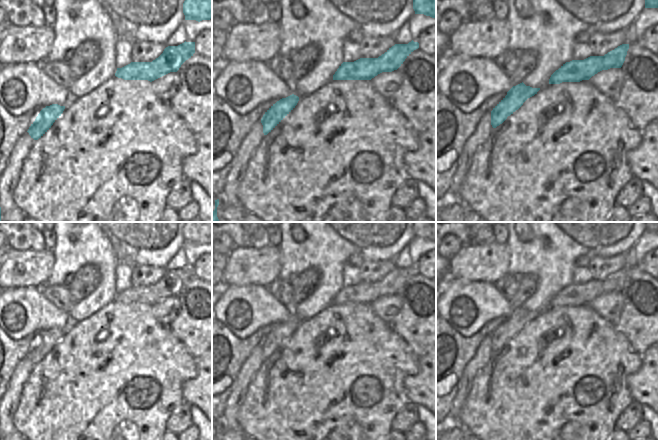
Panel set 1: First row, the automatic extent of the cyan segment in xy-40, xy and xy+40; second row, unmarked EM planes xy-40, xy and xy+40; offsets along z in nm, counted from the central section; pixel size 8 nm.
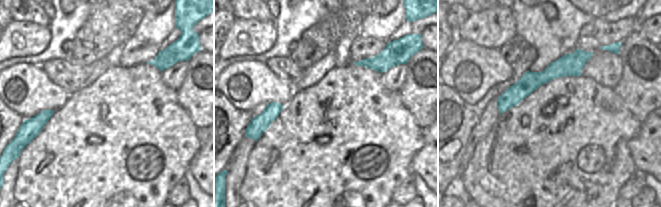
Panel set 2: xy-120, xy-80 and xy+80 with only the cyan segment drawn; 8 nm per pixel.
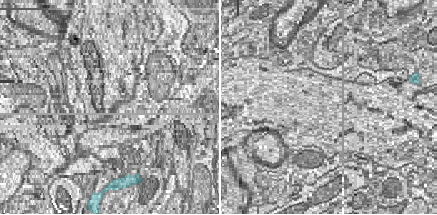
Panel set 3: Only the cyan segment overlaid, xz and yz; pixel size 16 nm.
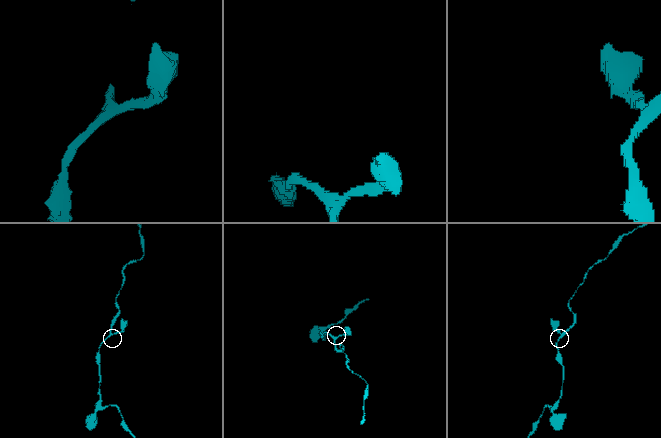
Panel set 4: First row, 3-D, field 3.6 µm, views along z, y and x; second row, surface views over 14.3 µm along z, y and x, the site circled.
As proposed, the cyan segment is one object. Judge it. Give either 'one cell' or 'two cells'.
one cell

